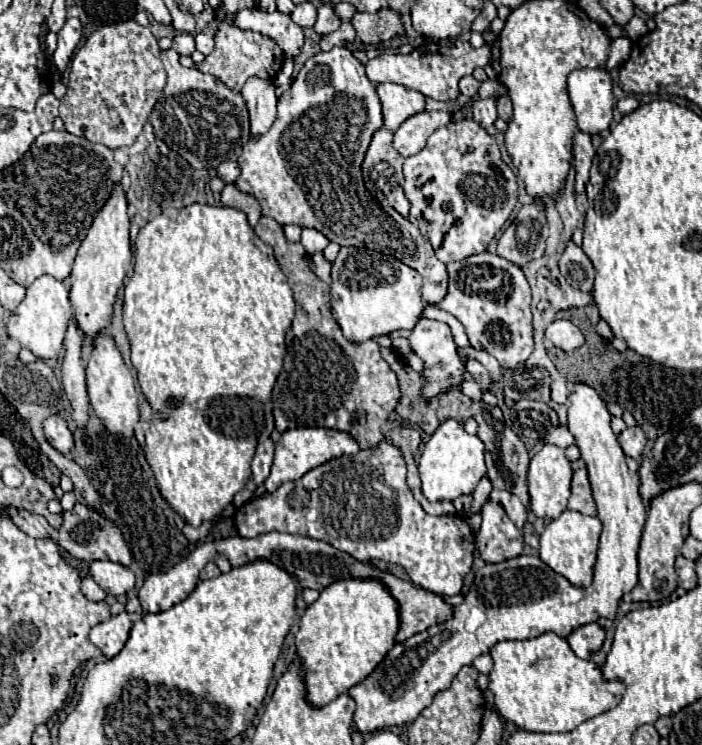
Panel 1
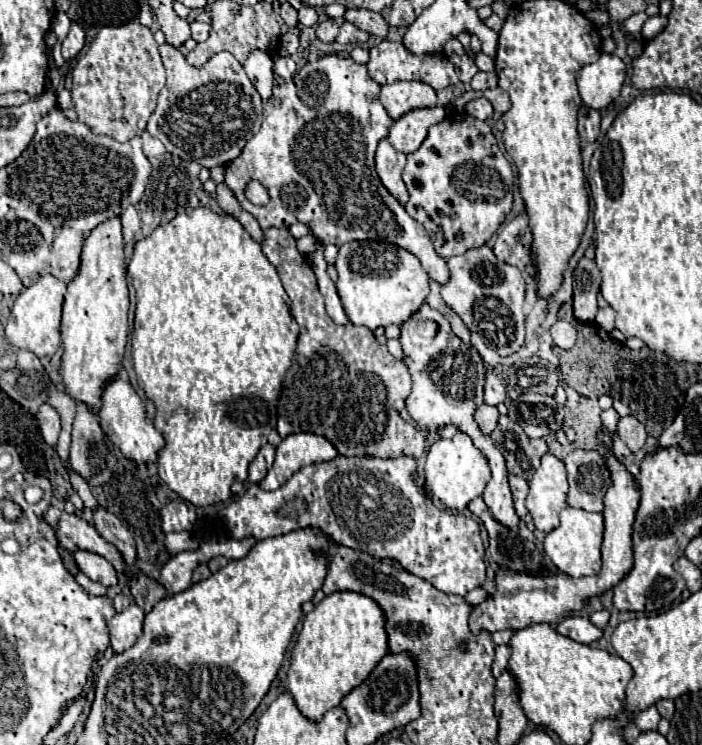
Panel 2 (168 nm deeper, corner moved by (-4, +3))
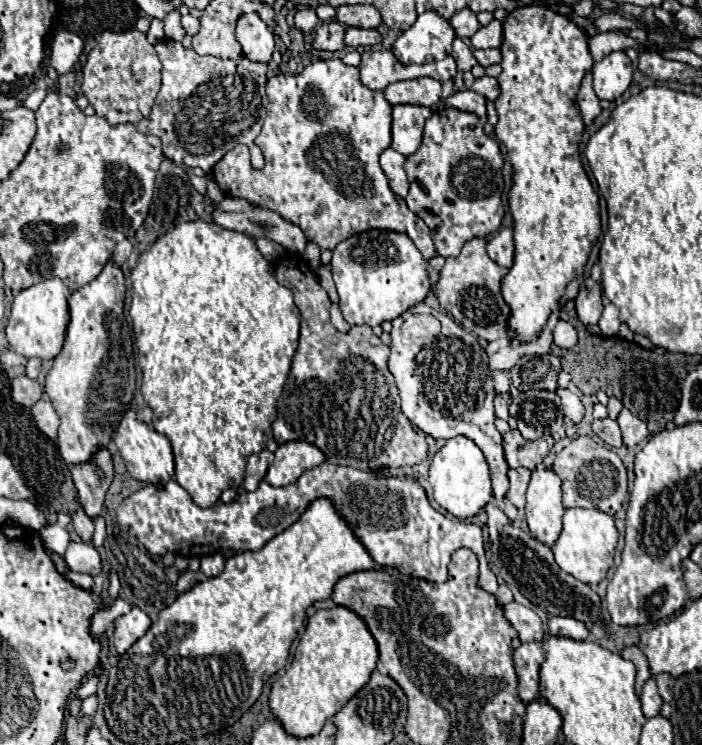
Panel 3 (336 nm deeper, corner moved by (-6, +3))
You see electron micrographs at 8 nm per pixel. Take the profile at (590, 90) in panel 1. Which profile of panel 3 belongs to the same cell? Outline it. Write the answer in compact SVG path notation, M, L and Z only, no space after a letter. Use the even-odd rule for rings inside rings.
M610 52L592 68L594 92L600 100L620 98L632 82L632 62L626 52Z

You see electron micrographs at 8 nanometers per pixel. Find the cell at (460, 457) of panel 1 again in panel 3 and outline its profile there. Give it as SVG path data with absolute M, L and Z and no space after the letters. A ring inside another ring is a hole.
M466 436L446 440L446 444L434 454L430 464L430 484L434 486L434 500L456 518L476 516L484 504L492 498L490 472L480 448Z

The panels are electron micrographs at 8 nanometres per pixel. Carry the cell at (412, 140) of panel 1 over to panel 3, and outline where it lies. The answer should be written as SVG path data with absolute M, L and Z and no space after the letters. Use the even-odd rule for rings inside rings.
M398 104L392 110L392 144L396 152L412 156L422 144L424 122L432 116L430 108Z

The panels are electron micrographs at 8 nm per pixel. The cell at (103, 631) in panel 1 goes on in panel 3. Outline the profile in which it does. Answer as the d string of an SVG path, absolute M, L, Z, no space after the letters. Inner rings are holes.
M132 606L132 610L120 618L114 620L114 646L118 654L124 654L138 638L146 634L150 628L150 618L138 608Z

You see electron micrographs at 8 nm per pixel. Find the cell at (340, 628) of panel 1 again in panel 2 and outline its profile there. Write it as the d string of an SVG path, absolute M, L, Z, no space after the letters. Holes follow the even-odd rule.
M334 592L304 618L304 628L292 650L286 692L290 692L302 716L318 722L330 708L340 706L342 698L362 684L386 654L388 636L380 606L364 594Z

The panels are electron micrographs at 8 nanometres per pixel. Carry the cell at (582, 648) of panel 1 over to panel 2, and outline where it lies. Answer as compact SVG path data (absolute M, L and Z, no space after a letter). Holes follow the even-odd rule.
M568 616L562 622L556 624L556 632L562 636L568 636L580 644L592 644L602 636L602 630L596 628L588 618L584 616Z

